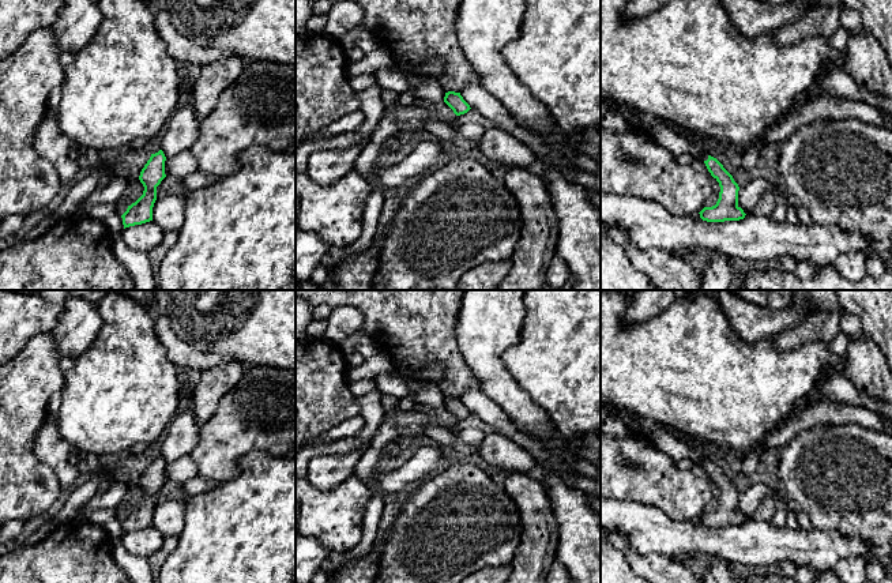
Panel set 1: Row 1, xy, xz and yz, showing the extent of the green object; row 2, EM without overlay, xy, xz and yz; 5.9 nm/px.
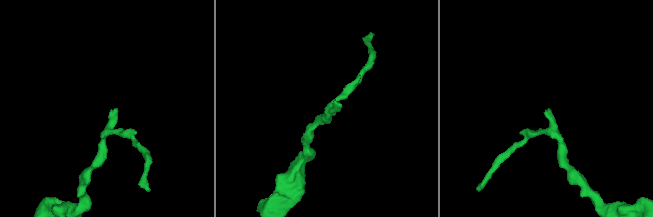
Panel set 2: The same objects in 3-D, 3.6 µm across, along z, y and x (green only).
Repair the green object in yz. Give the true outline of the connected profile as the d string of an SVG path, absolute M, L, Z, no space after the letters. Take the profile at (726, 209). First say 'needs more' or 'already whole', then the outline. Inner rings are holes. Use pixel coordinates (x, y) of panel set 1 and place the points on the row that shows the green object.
already whole; M714 157L704 161L711 176L719 183L720 192L715 206L704 207L699 214L707 222L739 221L745 218L744 210L738 206L739 187L733 176Z

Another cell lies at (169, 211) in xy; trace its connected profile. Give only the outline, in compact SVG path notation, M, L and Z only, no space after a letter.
M165 195L155 200L153 222L165 233L180 232L185 221L185 199L176 195Z

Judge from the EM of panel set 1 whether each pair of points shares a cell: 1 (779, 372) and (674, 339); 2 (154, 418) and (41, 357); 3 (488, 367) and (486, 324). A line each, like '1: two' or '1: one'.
1: one
2: two
3: one

